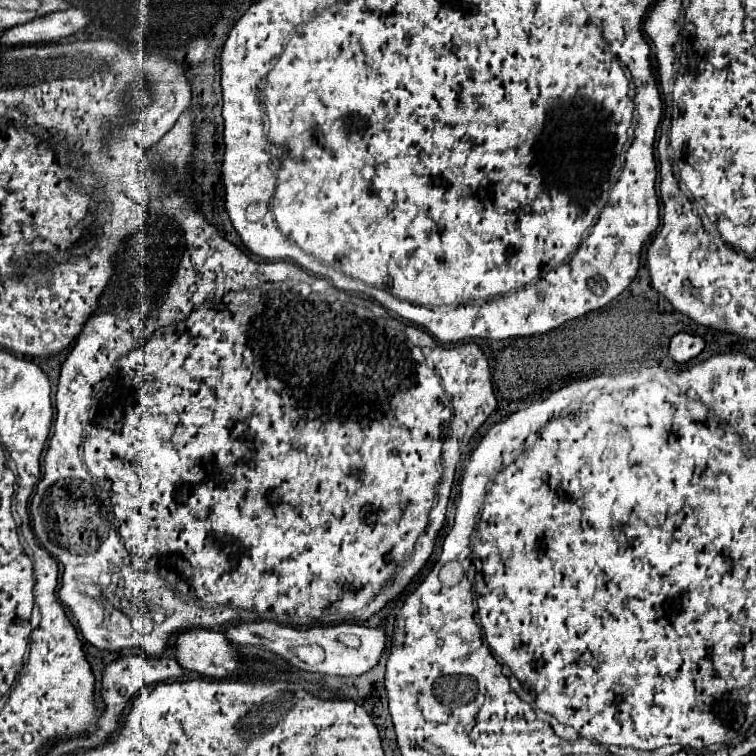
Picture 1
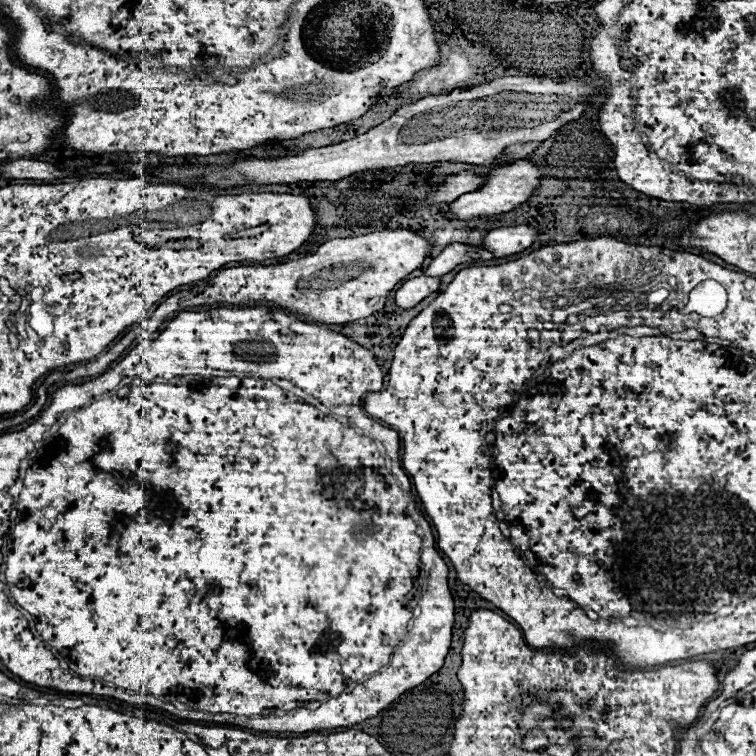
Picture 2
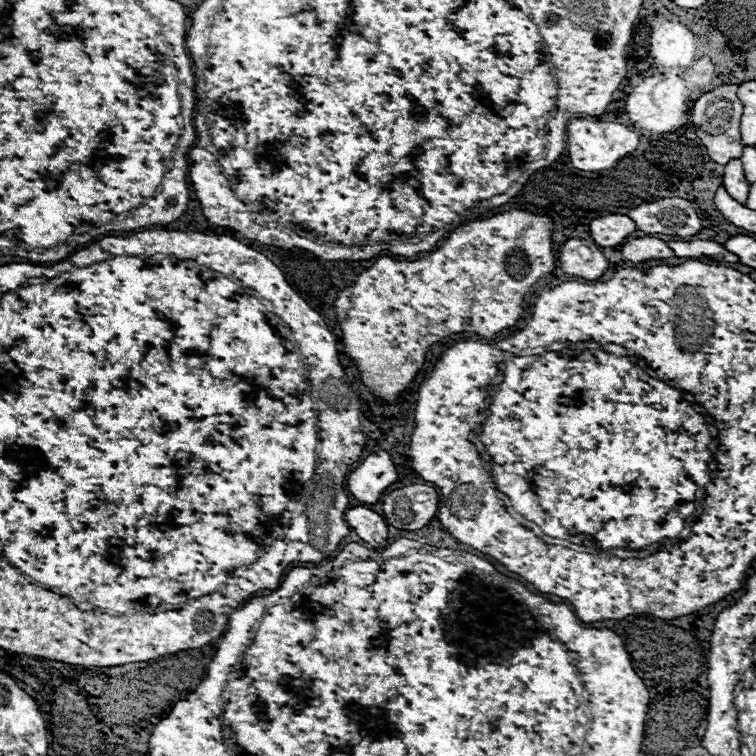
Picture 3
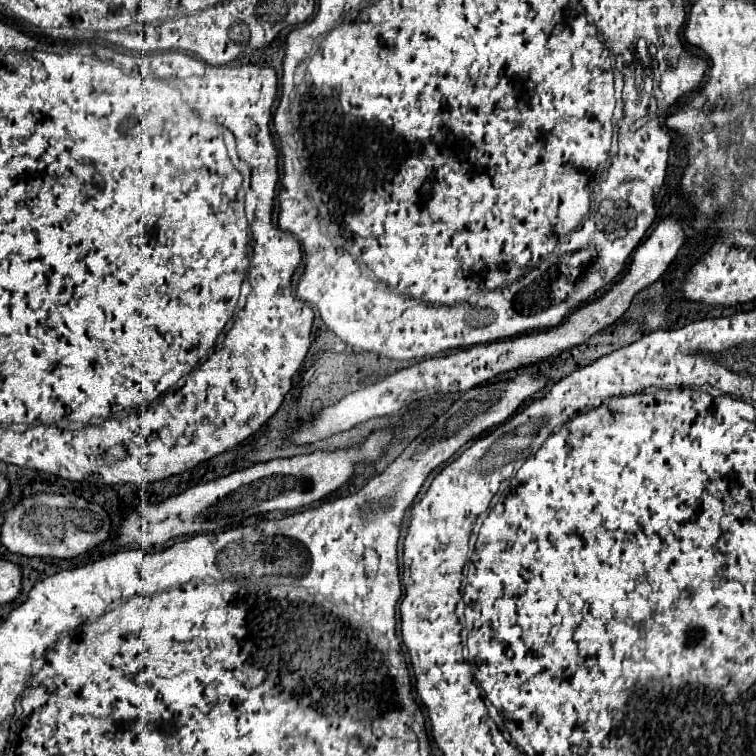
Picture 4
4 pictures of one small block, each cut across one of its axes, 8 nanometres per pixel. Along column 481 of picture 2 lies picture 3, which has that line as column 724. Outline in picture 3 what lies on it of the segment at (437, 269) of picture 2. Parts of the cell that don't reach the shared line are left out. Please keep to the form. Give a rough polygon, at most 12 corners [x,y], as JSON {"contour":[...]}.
{"contour":[[712,240],[668,242],[678,258],[738,262],[722,244]]}

